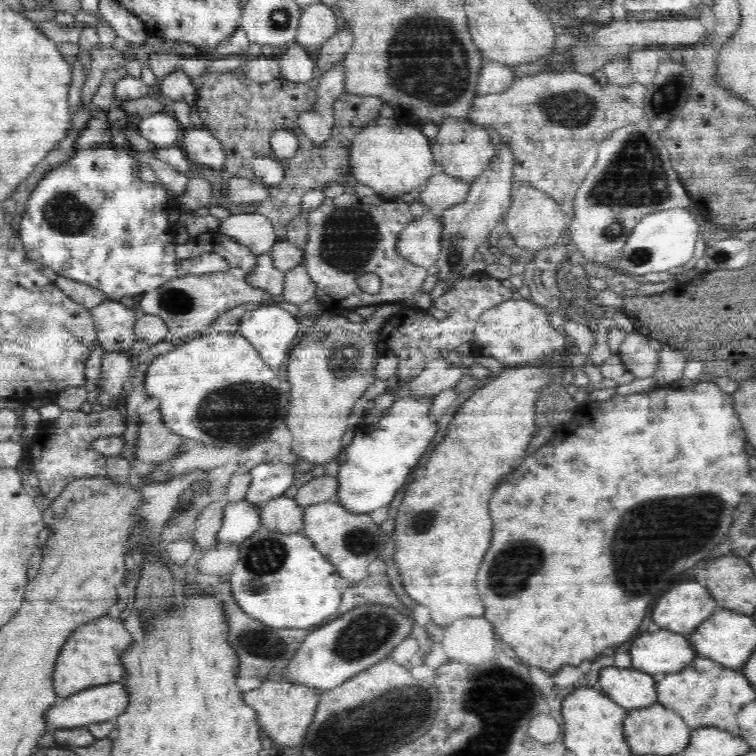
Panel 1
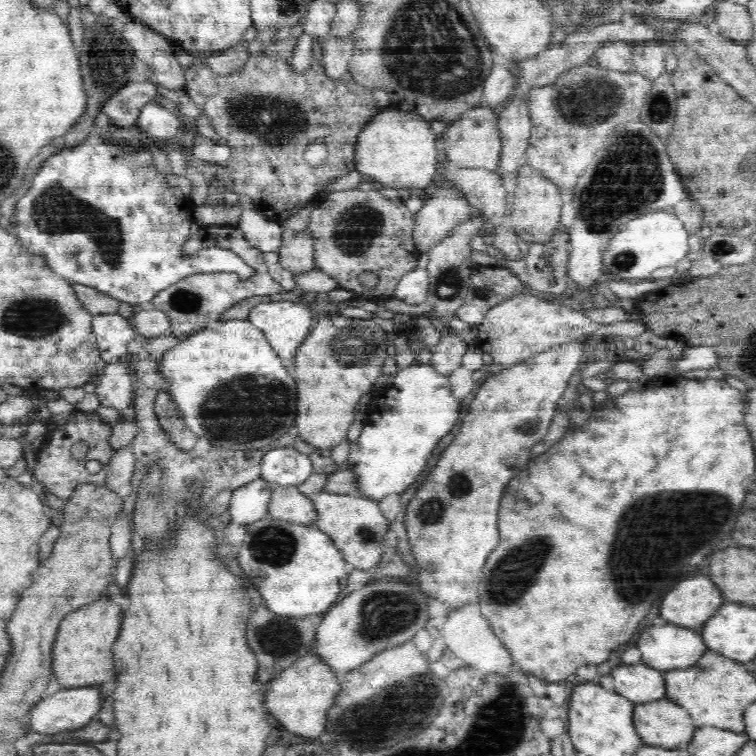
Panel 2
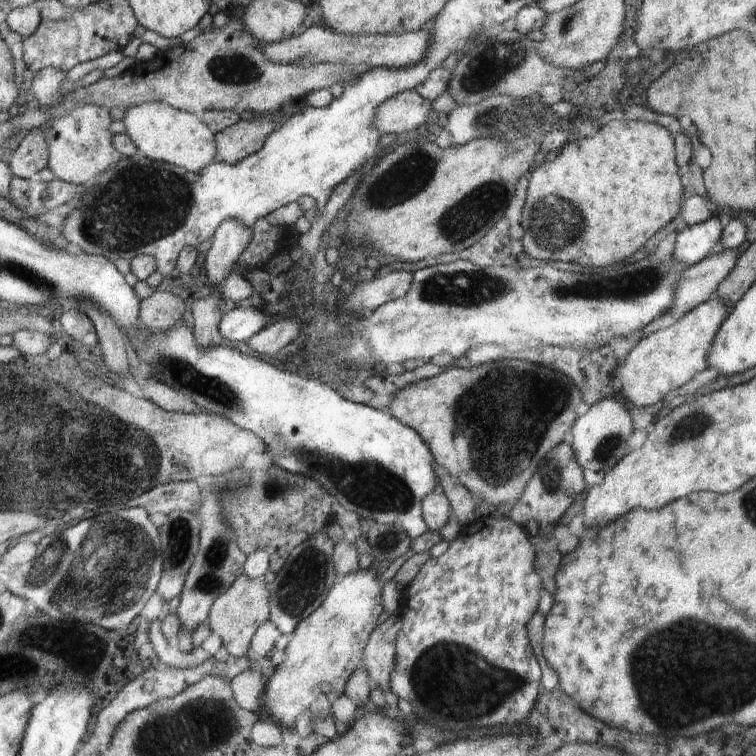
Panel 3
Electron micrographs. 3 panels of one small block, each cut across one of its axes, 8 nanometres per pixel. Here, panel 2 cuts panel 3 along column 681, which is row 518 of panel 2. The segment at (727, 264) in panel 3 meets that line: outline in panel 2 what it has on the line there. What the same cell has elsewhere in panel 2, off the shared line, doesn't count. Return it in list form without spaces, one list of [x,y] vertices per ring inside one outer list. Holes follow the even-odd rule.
[[[272,485],[272,498],[267,514],[290,522],[313,524],[319,514],[315,504],[296,486]]]

